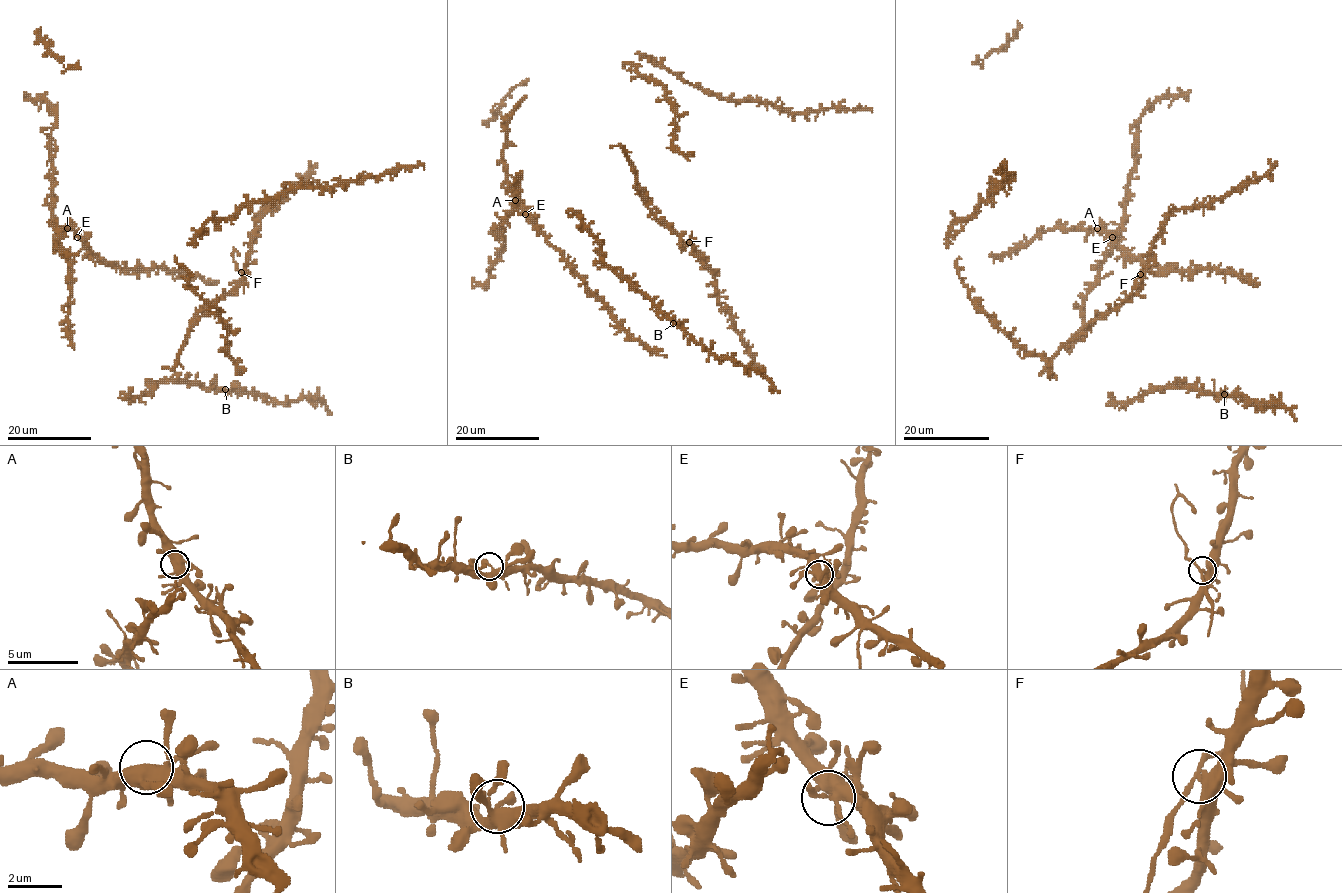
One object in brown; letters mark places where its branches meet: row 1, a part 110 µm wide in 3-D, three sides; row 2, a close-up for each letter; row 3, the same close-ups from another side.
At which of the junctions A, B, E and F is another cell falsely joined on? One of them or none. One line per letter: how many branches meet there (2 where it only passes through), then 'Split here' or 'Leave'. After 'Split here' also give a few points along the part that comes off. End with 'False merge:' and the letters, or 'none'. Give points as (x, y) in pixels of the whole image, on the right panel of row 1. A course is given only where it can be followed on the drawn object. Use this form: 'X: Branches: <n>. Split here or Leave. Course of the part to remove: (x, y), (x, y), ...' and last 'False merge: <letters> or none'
A: Branches: 5. Leave
B: Branches: 4. Leave
E: Branches: 4. Leave
F: Branches: 5. Split here. Course of the part to remove: (1140, 274), (1148, 262), (1149, 253), (1142, 257)
False merge: F

